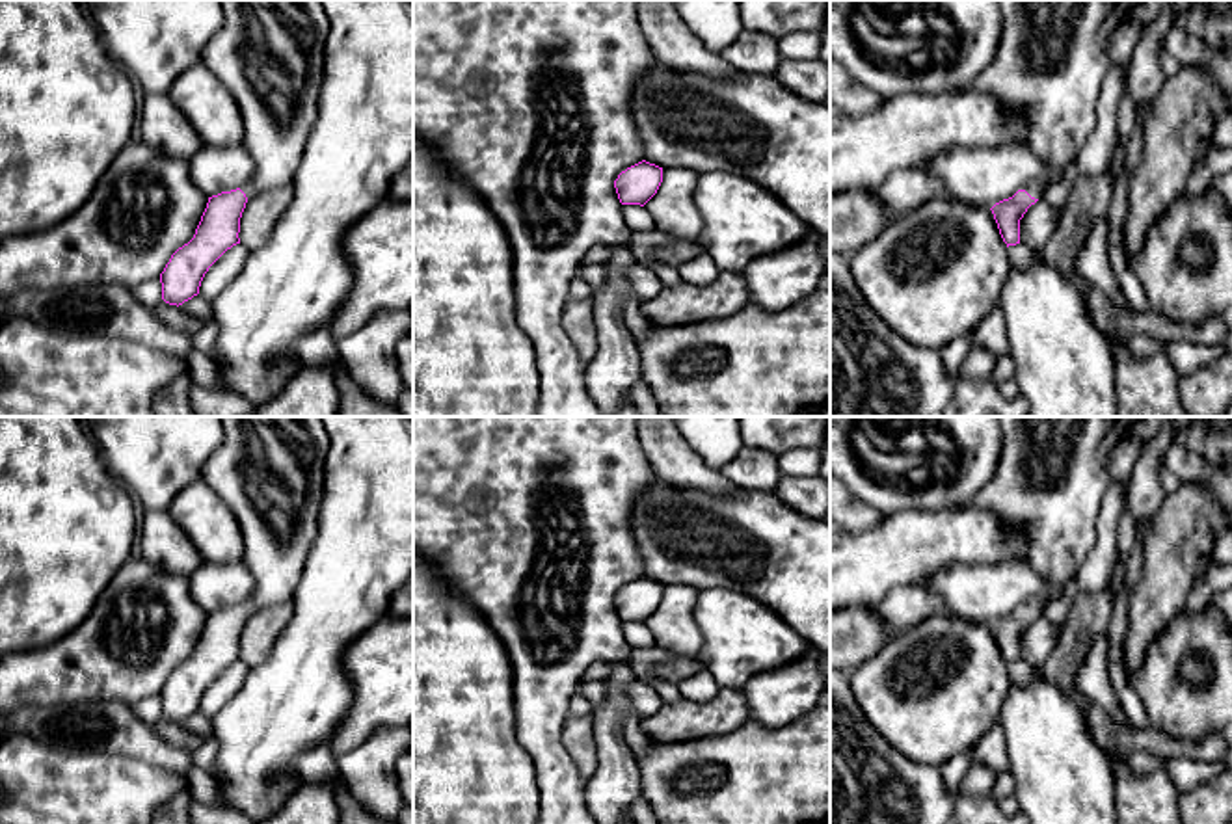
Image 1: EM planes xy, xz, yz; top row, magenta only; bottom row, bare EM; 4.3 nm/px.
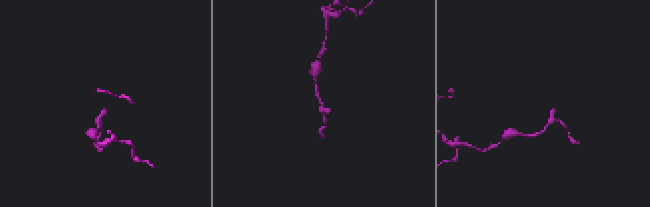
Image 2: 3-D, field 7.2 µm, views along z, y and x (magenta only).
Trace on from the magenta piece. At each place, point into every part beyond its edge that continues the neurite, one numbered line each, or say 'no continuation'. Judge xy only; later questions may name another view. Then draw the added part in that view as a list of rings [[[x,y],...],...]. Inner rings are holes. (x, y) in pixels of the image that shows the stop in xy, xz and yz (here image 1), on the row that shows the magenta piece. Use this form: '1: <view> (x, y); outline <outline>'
1: xy (270, 54); outline [[[221,0],[223,28],[208,41],[203,61],[231,91],[242,115],[242,141],[255,162],[248,199],[262,190],[287,186],[318,117],[326,41],[331,30],[320,0]]]

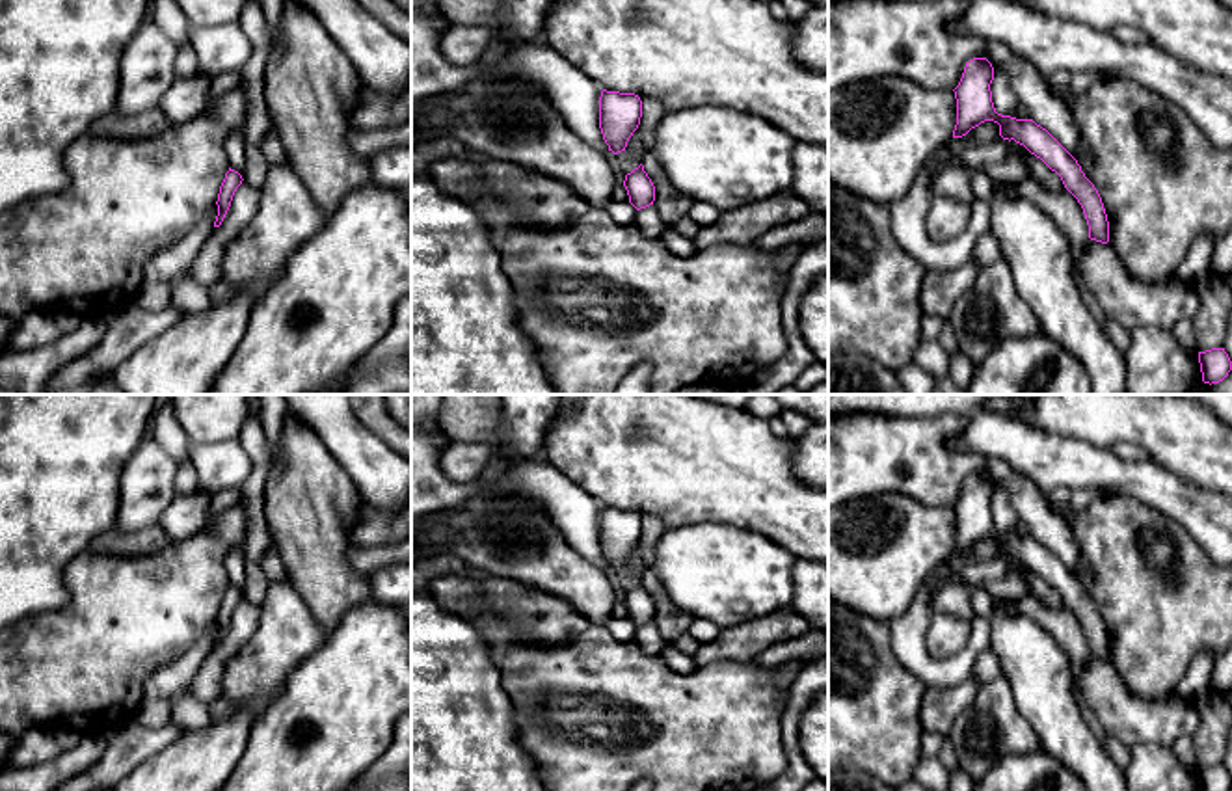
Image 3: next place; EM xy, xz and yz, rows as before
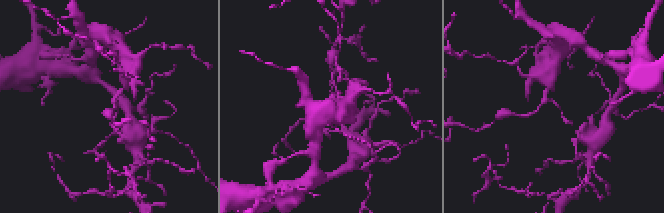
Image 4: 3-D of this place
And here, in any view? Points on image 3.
no continuation

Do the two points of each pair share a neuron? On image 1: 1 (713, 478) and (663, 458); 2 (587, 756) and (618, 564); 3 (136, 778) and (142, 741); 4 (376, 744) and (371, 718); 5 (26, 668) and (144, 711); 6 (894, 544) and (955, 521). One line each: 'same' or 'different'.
1: same
2: different
3: different
4: different
5: different
6: same

